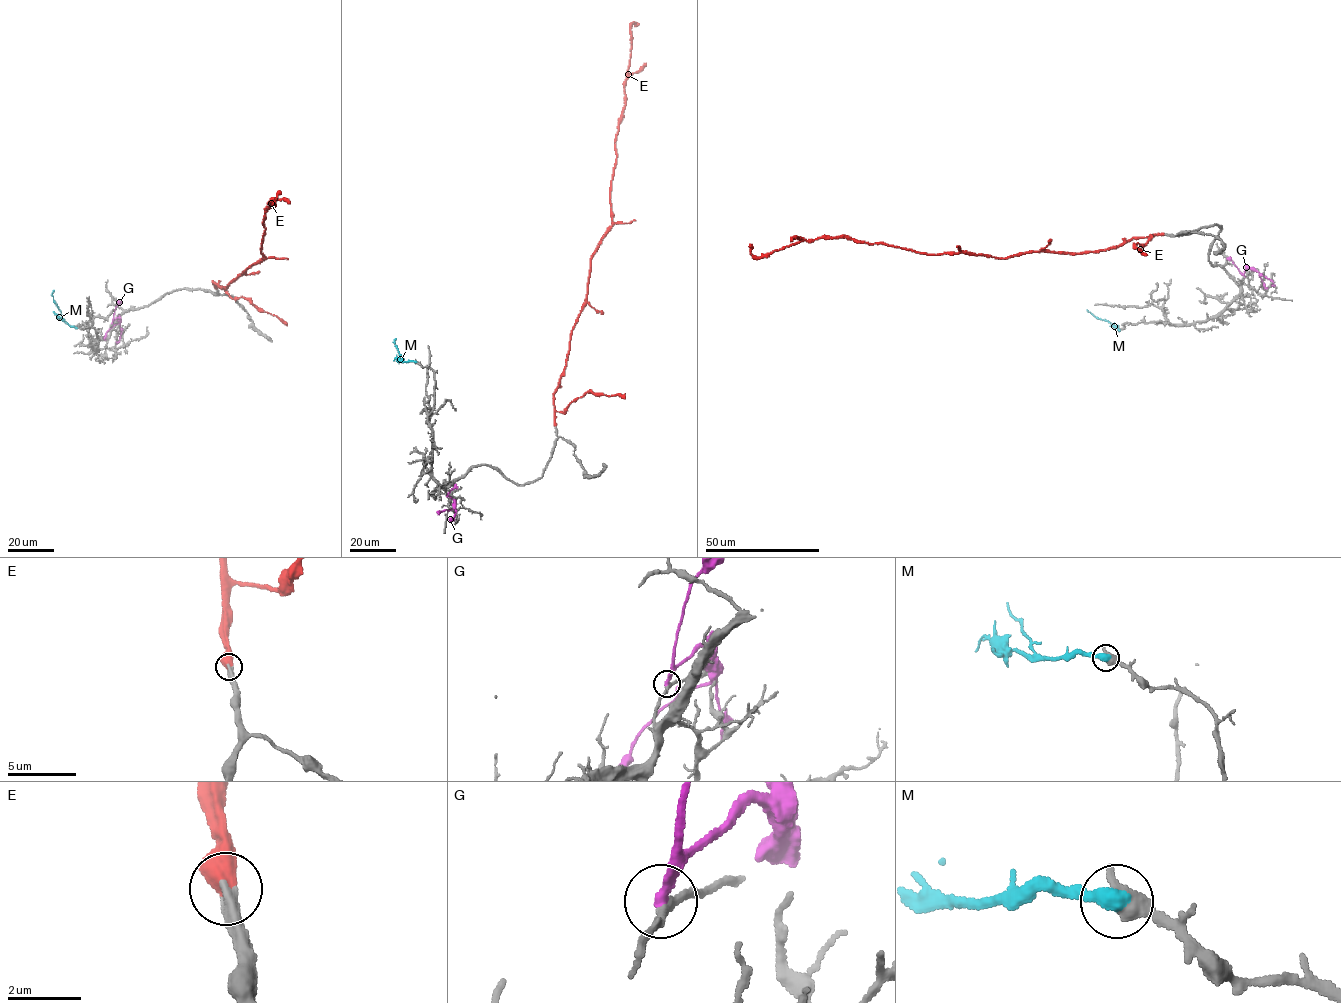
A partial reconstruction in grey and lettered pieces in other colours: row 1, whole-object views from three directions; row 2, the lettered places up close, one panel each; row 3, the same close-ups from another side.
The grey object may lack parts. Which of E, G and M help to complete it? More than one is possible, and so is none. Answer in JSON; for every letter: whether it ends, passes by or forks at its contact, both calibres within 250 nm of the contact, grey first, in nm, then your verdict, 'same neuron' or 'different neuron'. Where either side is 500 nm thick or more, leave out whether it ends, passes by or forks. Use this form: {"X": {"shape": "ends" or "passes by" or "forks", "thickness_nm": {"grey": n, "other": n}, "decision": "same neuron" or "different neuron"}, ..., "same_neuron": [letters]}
{"E": {"thickness_nm": {"grey": 500, "other": 650}, "decision": "same neuron"}, "G": {"shape": "ends", "thickness_nm": {"grey": 190, "other": 320}, "decision": "different neuron"}, "M": {"thickness_nm": {"grey": 550, "other": 440}, "decision": "different neuron"}, "same_neuron": ["E"]}

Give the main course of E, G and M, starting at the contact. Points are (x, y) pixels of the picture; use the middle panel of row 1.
E: (555, 425), (553, 395), (585, 298), (591, 256), (612, 223), (615, 136), (624, 104), (631, 24), (639, 24)
G: (446, 496), (453, 500), (455, 511), (453, 519), (448, 520)
M: (415, 362), (403, 360), (394, 343), (396, 338)

